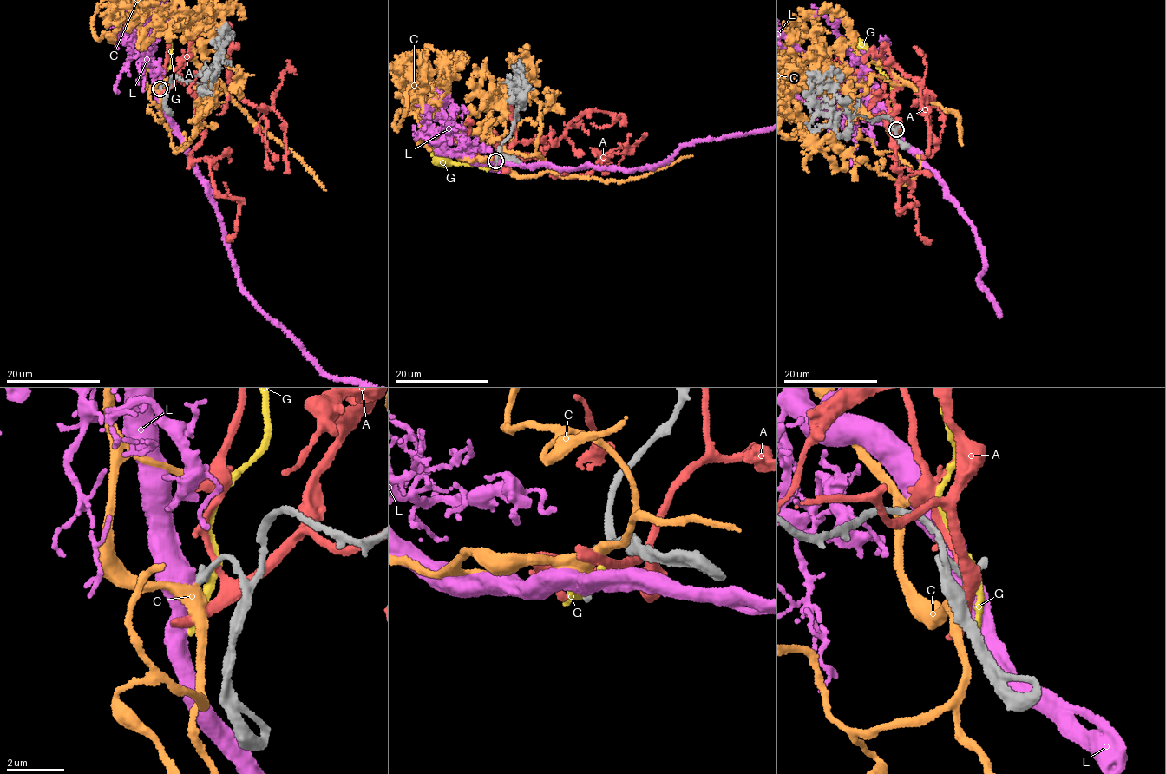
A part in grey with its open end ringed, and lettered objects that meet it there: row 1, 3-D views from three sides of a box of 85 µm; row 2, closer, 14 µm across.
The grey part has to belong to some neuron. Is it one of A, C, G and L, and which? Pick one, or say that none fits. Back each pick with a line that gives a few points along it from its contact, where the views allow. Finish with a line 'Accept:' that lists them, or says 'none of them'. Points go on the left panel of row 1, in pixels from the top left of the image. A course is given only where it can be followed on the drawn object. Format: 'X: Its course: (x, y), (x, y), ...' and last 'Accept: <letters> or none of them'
C: Its course: (160, 88), (146, 81), (148, 29), (177, 18), (196, 62), (324, 190)
Accept: C

